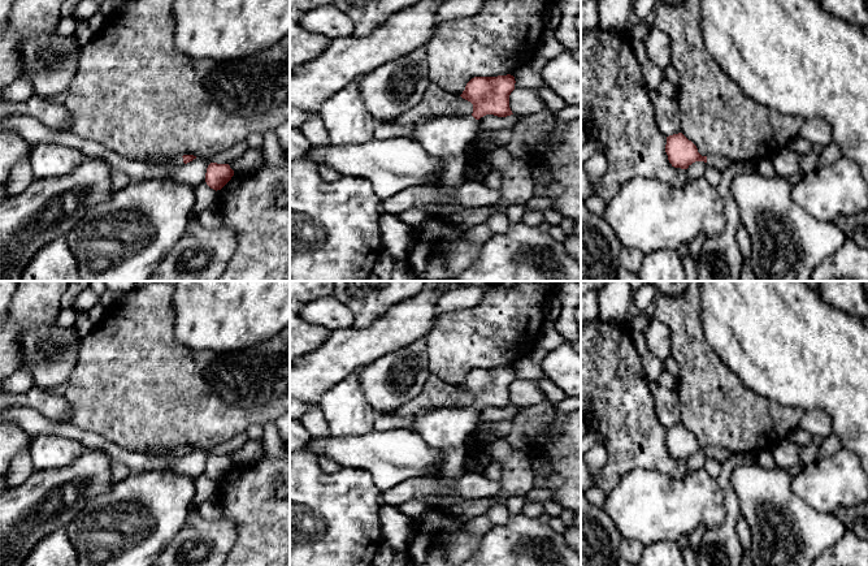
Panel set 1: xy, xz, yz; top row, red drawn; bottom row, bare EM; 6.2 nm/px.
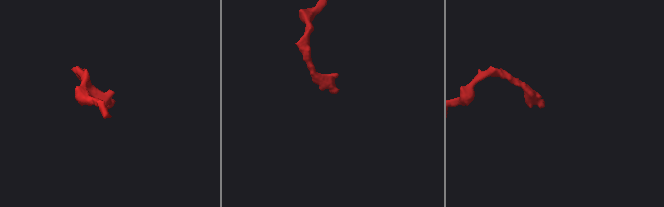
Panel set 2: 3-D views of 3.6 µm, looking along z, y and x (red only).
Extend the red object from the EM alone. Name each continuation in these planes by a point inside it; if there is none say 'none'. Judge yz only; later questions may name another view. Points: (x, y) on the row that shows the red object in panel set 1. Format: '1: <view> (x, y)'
1: yz (720, 163)

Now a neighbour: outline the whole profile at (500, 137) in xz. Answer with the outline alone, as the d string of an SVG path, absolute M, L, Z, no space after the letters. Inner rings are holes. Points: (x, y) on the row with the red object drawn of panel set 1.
M499 129L494 131L491 144L477 143L473 148L477 151L477 157L485 160L485 157L499 147L504 147L512 135L512 129Z

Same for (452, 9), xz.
M447 0L438 8L435 20L440 25L444 21L472 17L482 9L483 3L485 0Z

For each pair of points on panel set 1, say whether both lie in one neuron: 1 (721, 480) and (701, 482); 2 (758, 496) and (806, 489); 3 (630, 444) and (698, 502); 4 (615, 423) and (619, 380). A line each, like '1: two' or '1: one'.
1: two
2: two
3: two
4: one

